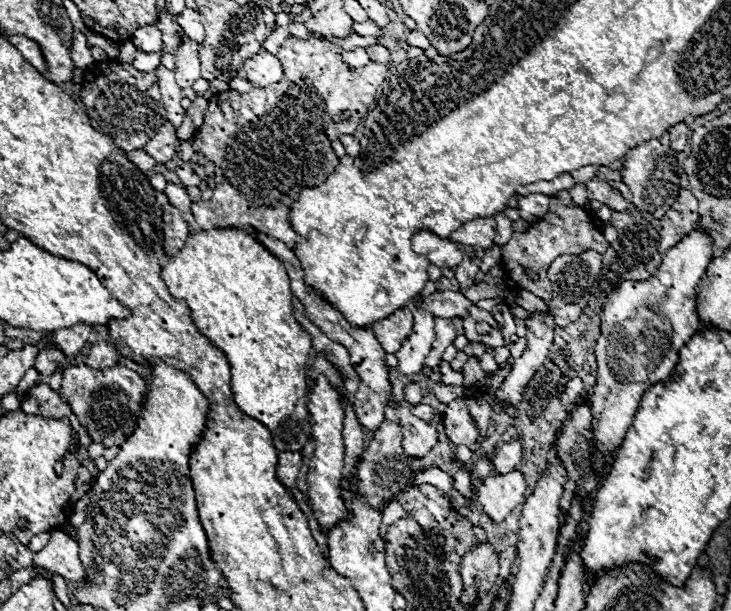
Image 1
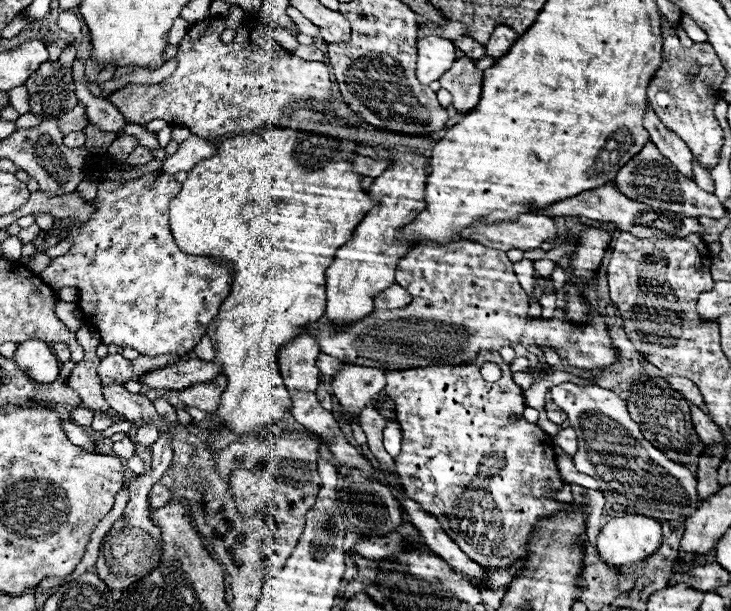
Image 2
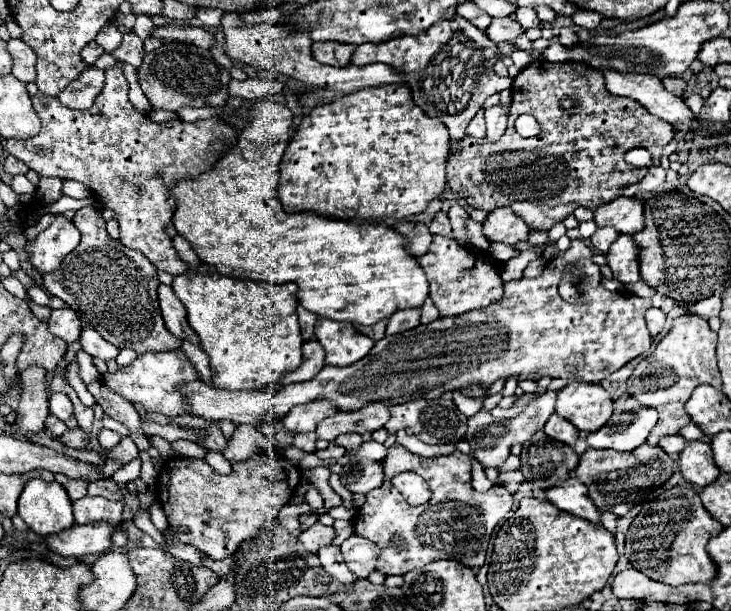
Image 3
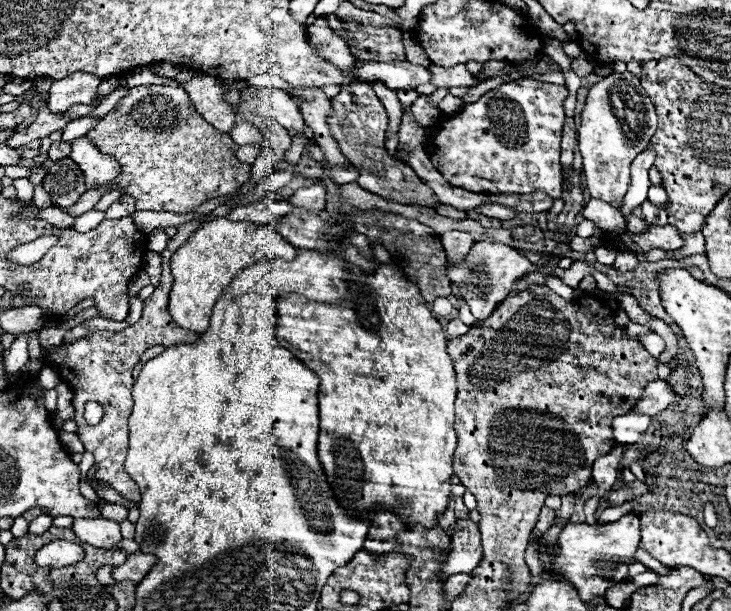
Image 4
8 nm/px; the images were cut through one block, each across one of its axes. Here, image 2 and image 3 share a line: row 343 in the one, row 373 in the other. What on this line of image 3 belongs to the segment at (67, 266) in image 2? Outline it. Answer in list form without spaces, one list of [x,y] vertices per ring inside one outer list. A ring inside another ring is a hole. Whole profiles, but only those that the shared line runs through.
[[[170,350],[170,352],[148,352],[138,356],[134,362],[130,362],[128,366],[116,370],[114,374],[104,372],[102,374],[102,382],[104,386],[108,386],[112,392],[120,394],[122,398],[126,398],[132,404],[142,404],[144,410],[148,414],[164,414],[168,418],[176,418],[176,416],[188,416],[190,414],[190,404],[186,400],[186,396],[182,394],[182,390],[178,390],[180,386],[198,380],[198,372],[192,366],[192,362],[188,360],[188,356],[182,350]]]

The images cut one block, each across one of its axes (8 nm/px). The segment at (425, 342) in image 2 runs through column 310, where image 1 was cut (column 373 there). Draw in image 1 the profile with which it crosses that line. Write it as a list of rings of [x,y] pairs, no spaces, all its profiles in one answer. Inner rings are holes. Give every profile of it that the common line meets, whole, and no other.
[[[408,306],[400,308],[398,312],[390,314],[384,320],[378,320],[372,324],[372,332],[376,336],[376,340],[380,342],[380,346],[384,348],[386,354],[394,354],[400,346],[402,340],[406,340],[412,332],[412,312]]]

